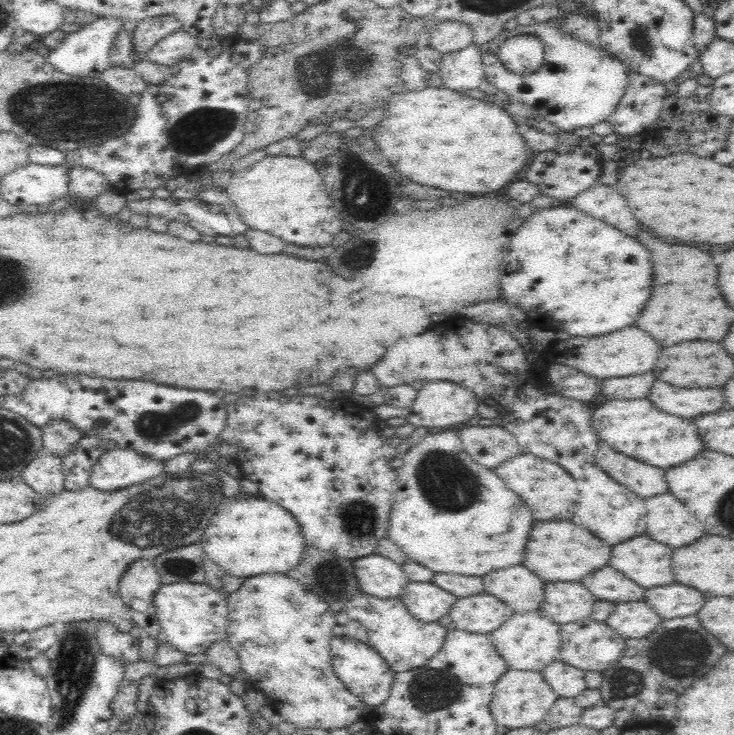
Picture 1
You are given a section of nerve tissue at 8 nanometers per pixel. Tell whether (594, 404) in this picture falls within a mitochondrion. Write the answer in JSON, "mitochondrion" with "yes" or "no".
{"mitochondrion":"no"}

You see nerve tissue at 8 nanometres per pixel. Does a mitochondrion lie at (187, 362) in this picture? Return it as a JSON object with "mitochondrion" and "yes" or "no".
{"mitochondrion":"no"}

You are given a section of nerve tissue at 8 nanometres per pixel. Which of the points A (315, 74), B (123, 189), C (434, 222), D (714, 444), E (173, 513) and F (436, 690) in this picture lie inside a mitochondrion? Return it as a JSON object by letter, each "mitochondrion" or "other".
{"A":"mitochondrion","B":"other","C":"other","D":"other","E":"mitochondrion","F":"mitochondrion"}

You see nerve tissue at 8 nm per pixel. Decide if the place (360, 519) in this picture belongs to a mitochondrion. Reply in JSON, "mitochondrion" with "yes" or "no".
{"mitochondrion":"yes"}

